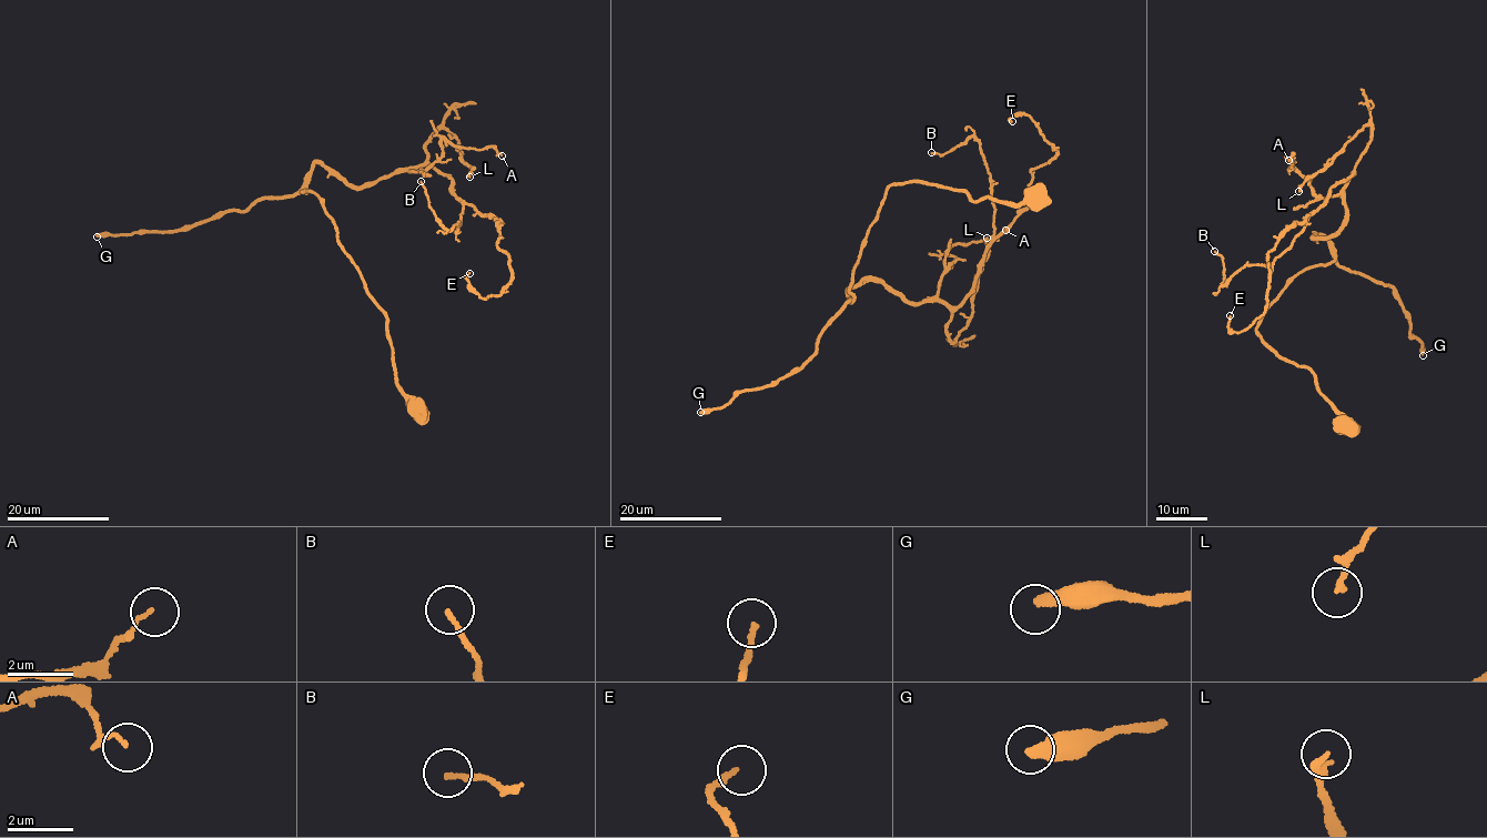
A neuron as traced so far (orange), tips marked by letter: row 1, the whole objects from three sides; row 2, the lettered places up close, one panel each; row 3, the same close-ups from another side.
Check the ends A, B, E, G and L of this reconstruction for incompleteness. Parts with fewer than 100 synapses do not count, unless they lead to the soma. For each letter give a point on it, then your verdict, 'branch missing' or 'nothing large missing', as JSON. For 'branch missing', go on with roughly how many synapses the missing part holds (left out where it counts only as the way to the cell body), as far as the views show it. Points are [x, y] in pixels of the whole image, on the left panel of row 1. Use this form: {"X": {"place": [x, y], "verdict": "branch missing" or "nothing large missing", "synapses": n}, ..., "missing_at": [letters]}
{"A": {"place": [502, 155], "verdict": "nothing large missing"}, "B": {"place": [421, 181], "verdict": "nothing large missing"}, "E": {"place": [469, 273], "verdict": "nothing large missing"}, "G": {"place": [97, 236], "verdict": "branch missing", "synapses": 300}, "L": {"place": [469, 177], "verdict": "nothing large missing"}, "missing_at": ["G"]}

